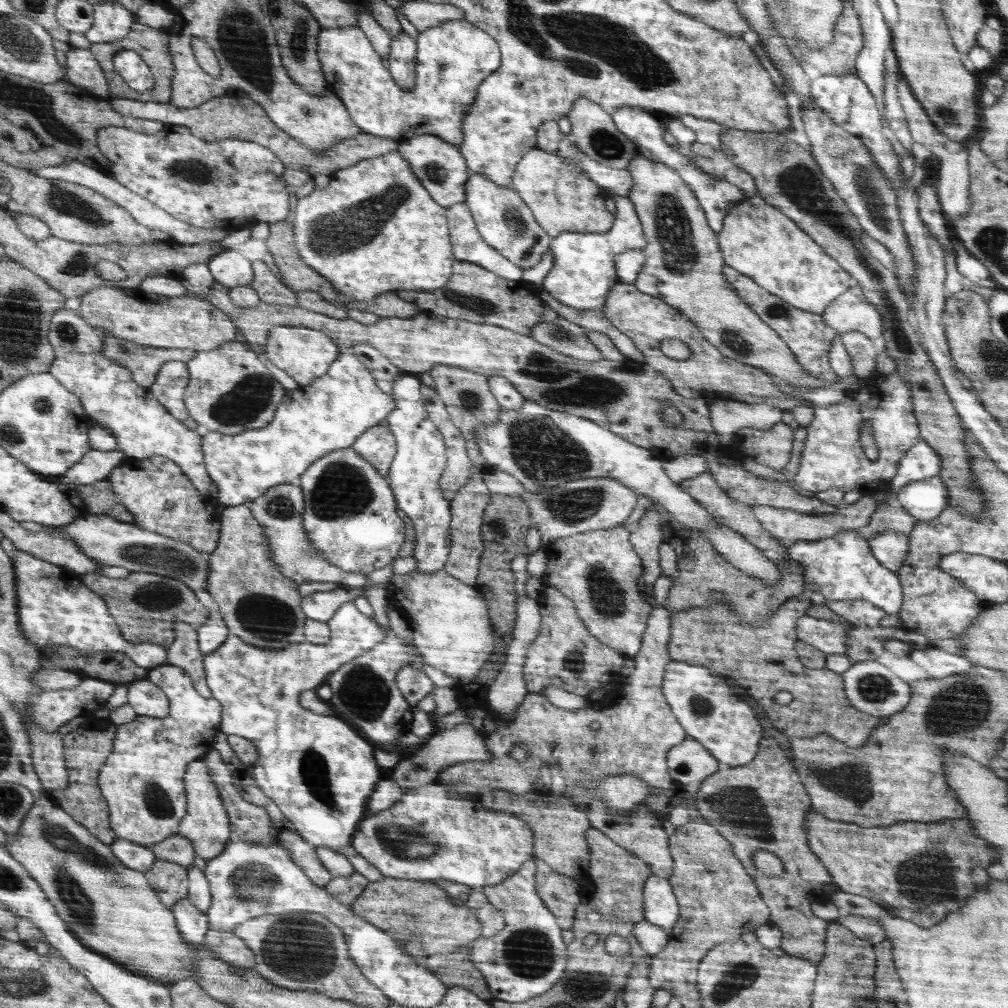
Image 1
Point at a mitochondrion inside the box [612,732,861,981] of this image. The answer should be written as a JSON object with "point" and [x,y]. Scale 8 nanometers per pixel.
{"point":[742,807]}

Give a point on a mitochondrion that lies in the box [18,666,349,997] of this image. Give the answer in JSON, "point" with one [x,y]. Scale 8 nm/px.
{"point":[295,948]}

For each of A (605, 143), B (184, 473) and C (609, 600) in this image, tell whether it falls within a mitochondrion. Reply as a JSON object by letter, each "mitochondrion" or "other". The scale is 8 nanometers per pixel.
{"A":"mitochondrion","B":"other","C":"mitochondrion"}

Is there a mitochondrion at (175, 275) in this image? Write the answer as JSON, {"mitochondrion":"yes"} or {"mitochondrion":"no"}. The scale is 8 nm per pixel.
{"mitochondrion":"no"}

